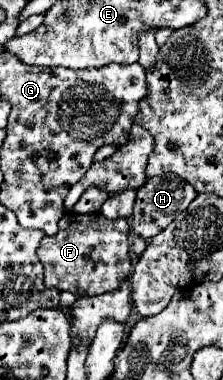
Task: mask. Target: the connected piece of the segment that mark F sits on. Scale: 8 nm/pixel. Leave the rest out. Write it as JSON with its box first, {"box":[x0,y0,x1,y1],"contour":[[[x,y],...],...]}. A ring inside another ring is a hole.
{"box":[37,213,131,297],"contour":[[[69,213],[59,221],[59,231],[43,237],[37,257],[45,269],[45,285],[59,291],[71,291],[79,297],[117,291],[131,273],[129,257],[129,221],[105,219],[101,213]]]}

